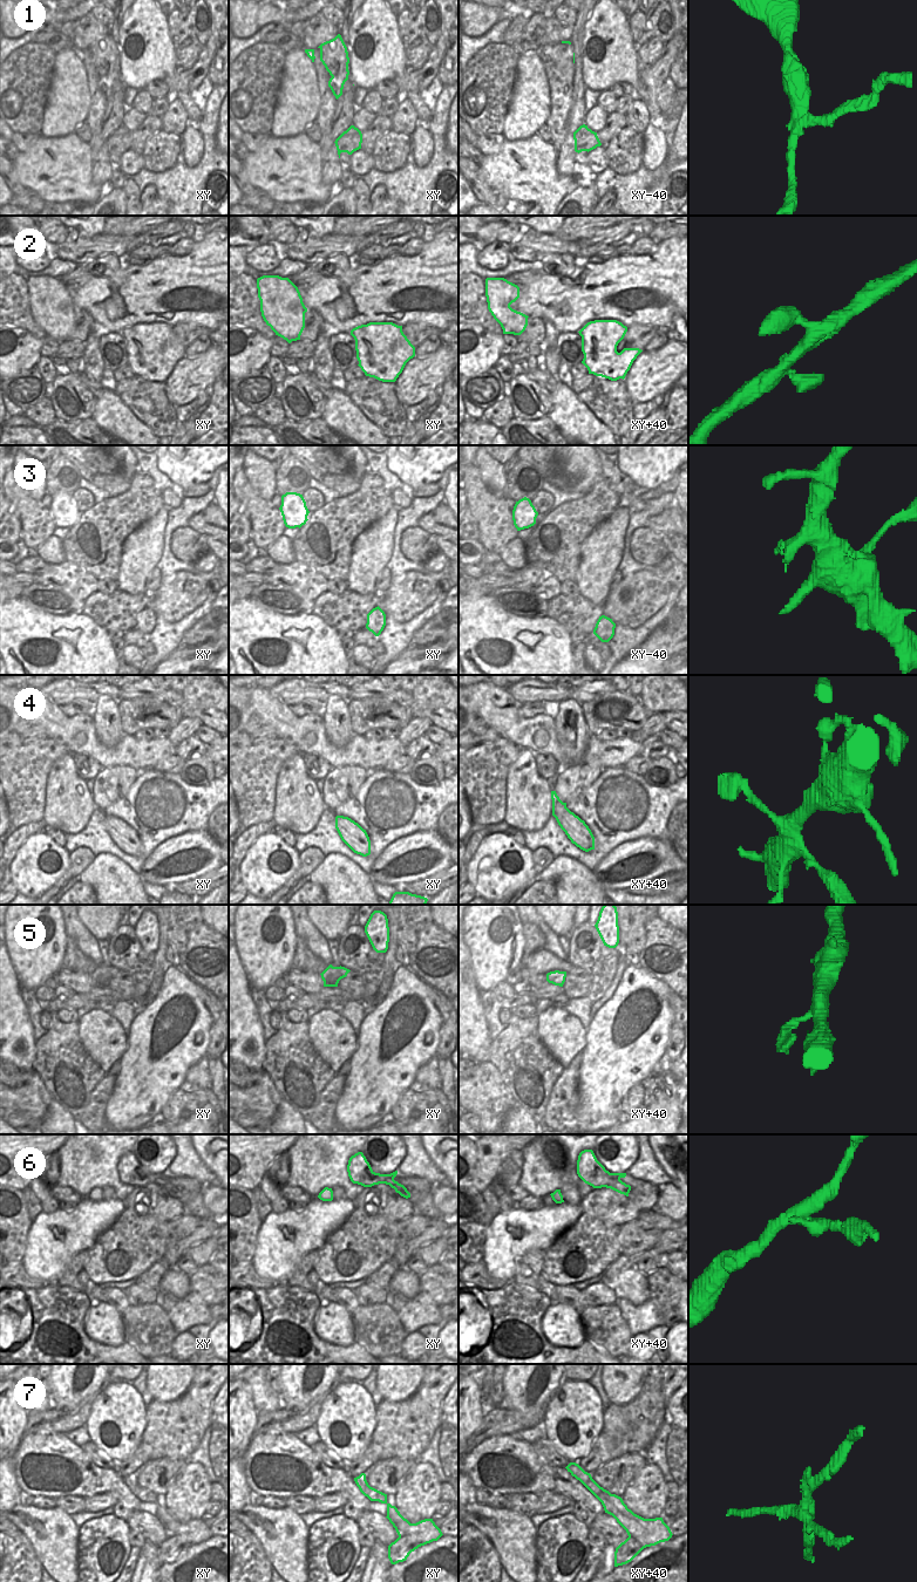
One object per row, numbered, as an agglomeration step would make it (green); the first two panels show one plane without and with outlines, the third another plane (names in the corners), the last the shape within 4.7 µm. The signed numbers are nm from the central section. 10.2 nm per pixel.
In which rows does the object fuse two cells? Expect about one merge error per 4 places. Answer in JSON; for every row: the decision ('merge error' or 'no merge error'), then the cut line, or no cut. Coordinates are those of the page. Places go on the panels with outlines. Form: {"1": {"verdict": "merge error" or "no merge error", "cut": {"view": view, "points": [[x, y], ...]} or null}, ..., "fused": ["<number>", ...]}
{"1": {"verdict": "merge error", "cut": {"view": "xy", "points": [[342, 133], [344, 144], [337, 148]]}}, "2": {"verdict": "no merge error", "cut": null}, "3": {"verdict": "no merge error", "cut": null}, "4": {"verdict": "no merge error", "cut": null}, "5": {"verdict": "no merge error", "cut": null}, "6": {"verdict": "merge error", "cut": {"view": "xy+40", "points": [[611, 1173], [610, 1182], [605, 1186]]}}, "7": {"verdict": "merge error", "cut": {"view": "xy+40", "points": [[653, 1519], [647, 1522], [647, 1531], [642, 1536], [629, 1536]]}}, "fused": ["1", "6", "7"]}

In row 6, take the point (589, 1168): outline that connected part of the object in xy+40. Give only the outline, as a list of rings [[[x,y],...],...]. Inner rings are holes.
[[[584,1150],[579,1153],[577,1174],[593,1188],[606,1187],[612,1184],[610,1181],[611,1173],[597,1160],[592,1150]]]

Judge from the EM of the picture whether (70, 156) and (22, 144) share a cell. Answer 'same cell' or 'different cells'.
different cells

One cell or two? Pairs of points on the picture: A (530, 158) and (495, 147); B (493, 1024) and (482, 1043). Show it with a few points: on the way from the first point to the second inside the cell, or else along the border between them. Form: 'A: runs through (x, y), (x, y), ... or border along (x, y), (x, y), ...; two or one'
A: border along (505, 140), (497, 152), (483, 156); two
B: border along (482, 1007), (487, 1035), (491, 1040); two

